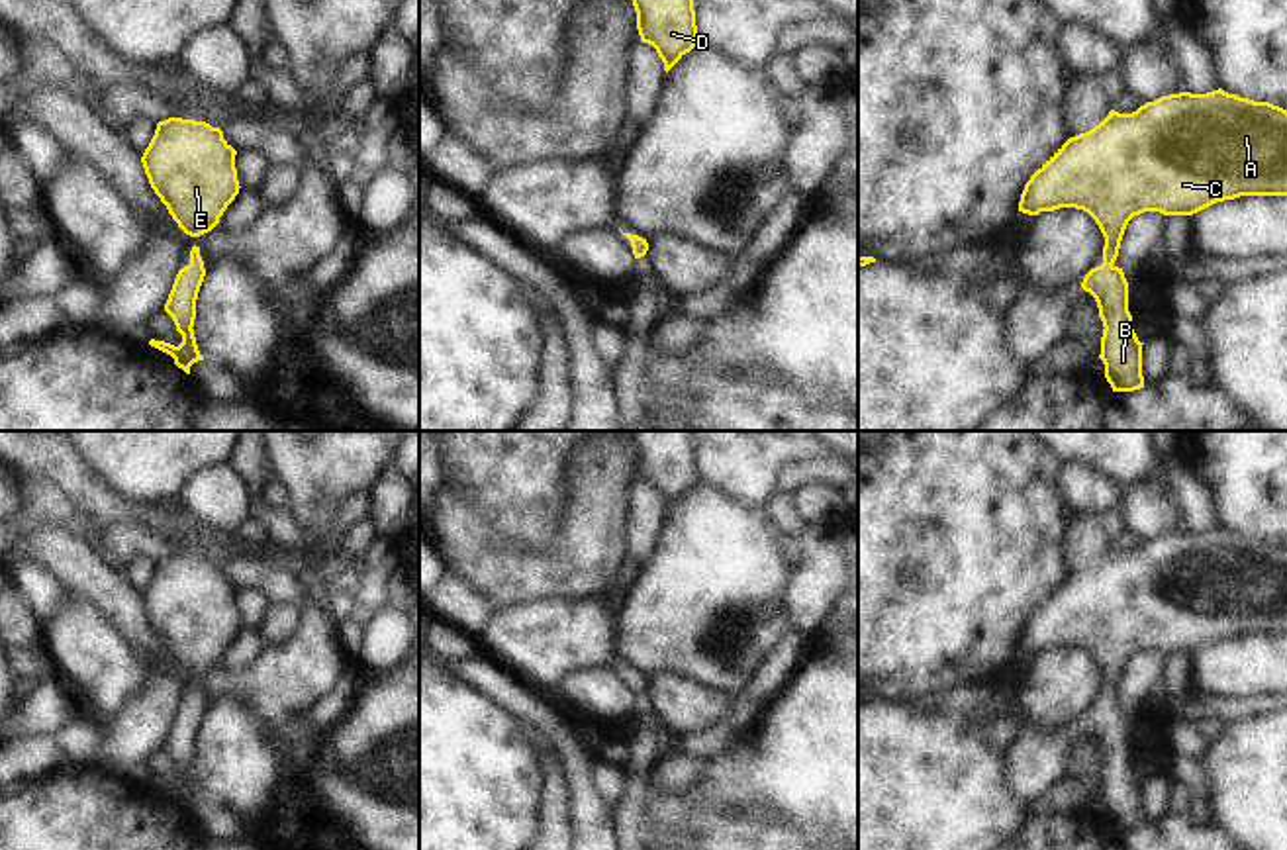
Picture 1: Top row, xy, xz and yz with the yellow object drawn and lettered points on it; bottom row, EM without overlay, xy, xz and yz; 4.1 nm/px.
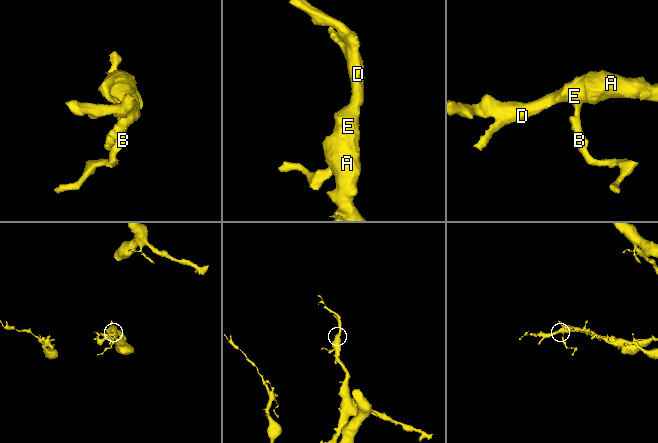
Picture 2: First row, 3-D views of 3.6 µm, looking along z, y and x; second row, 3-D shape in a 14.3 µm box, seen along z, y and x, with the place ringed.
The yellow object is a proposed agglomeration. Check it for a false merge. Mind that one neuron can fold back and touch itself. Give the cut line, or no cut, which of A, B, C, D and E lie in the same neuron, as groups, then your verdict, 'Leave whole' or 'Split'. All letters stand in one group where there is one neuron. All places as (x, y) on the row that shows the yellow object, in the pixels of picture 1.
No split. Groups: A B C D E. Leave whole

